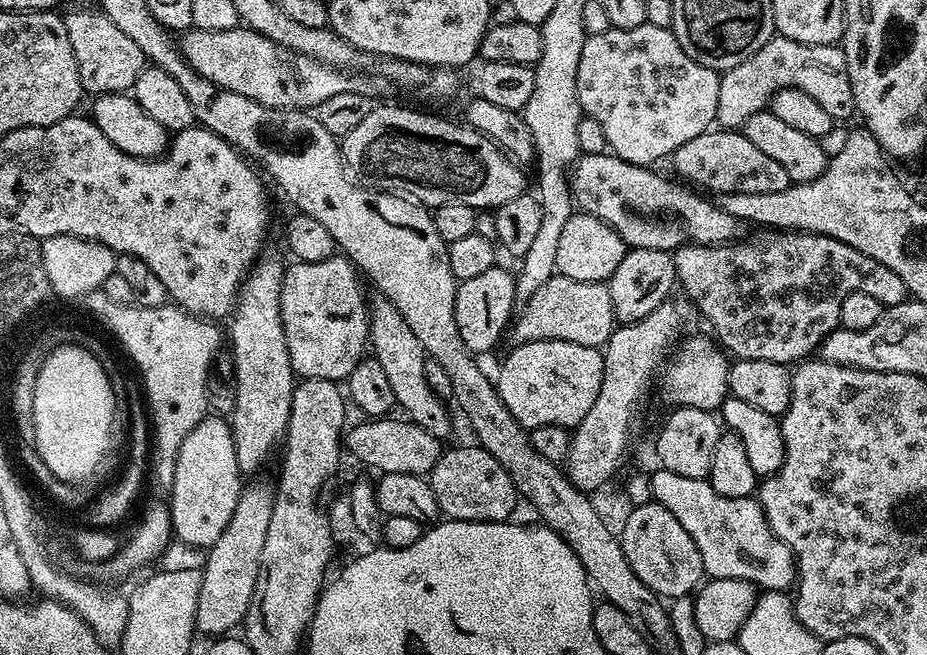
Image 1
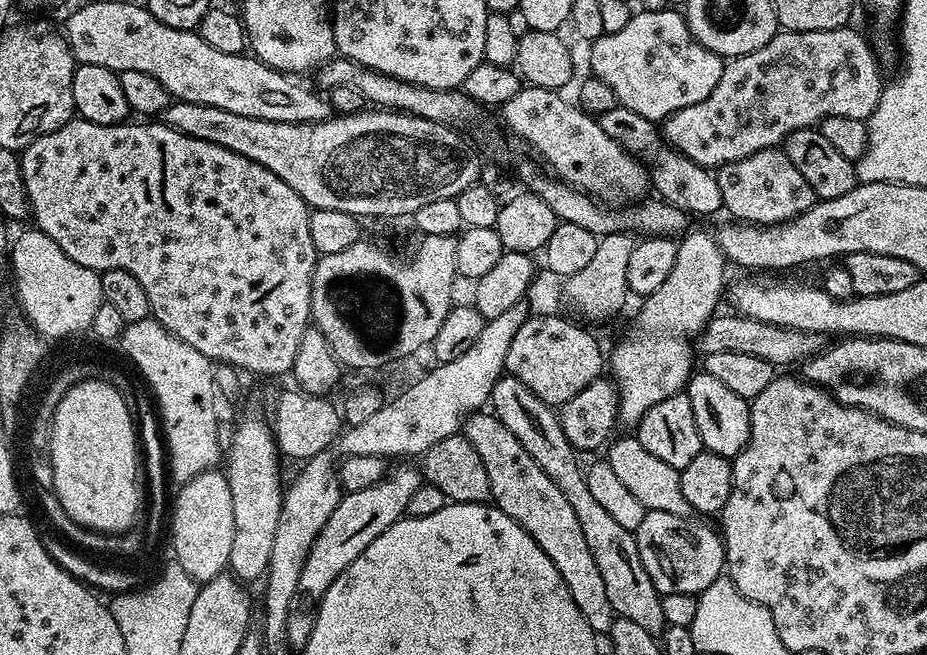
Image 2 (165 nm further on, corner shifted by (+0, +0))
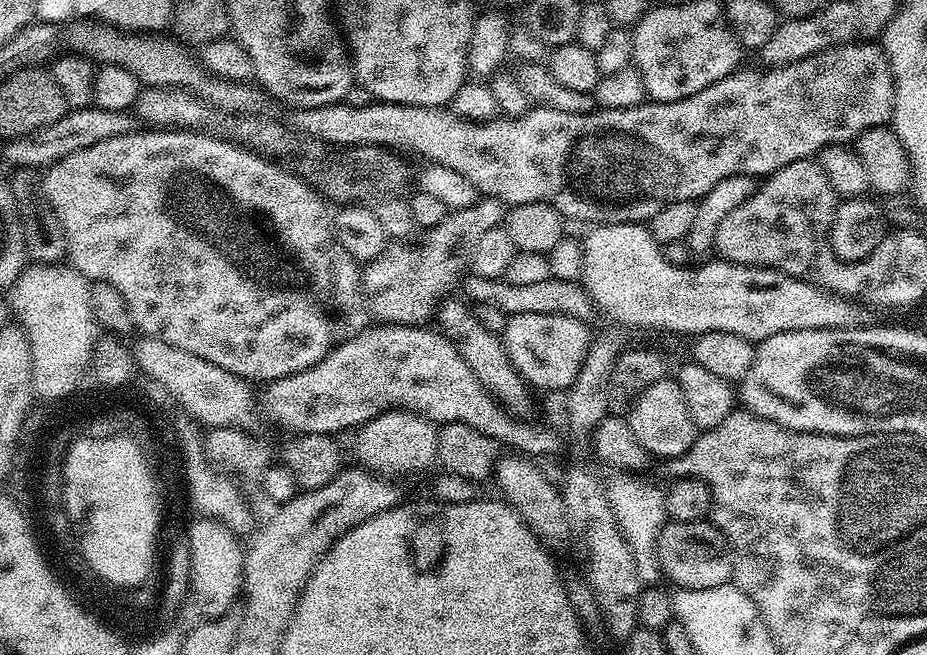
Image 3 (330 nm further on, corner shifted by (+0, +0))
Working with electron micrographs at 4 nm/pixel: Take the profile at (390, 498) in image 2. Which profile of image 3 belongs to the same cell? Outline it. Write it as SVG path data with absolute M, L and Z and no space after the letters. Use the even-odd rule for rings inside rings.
M393 410L375 416L361 424L356 436L356 456L359 467L389 478L401 478L411 472L424 472L437 463L438 428L416 412Z

